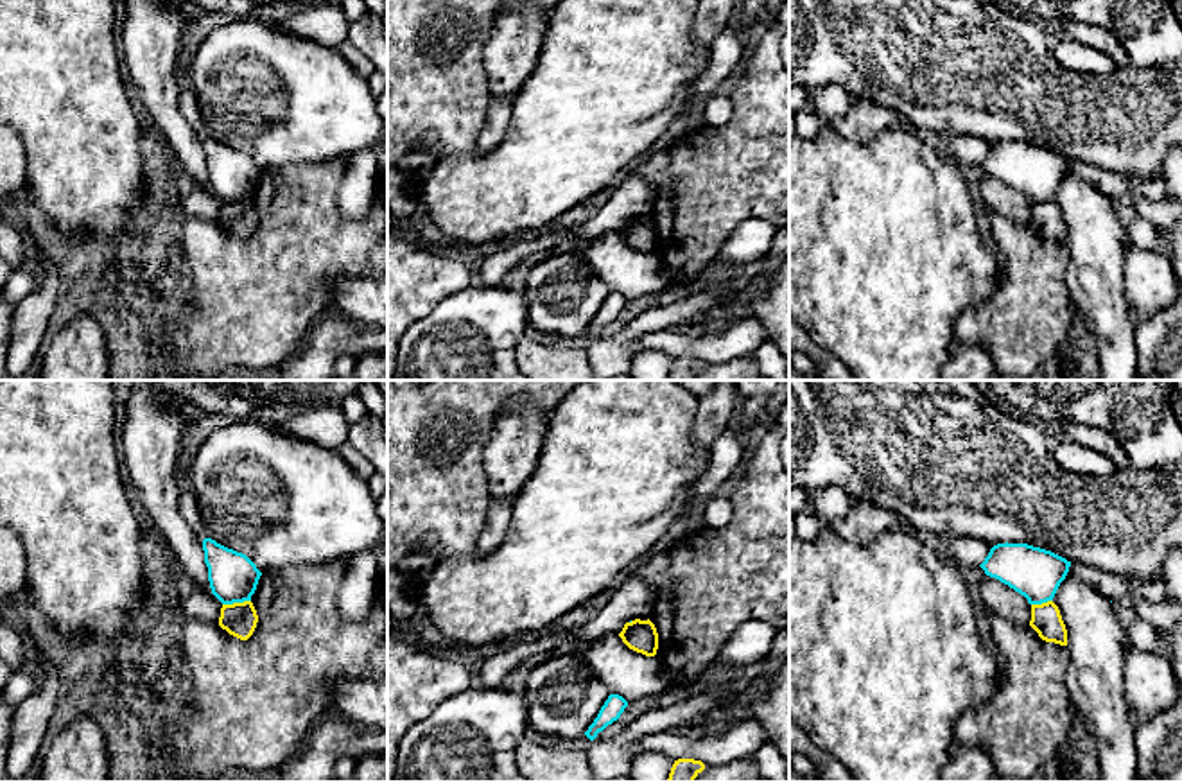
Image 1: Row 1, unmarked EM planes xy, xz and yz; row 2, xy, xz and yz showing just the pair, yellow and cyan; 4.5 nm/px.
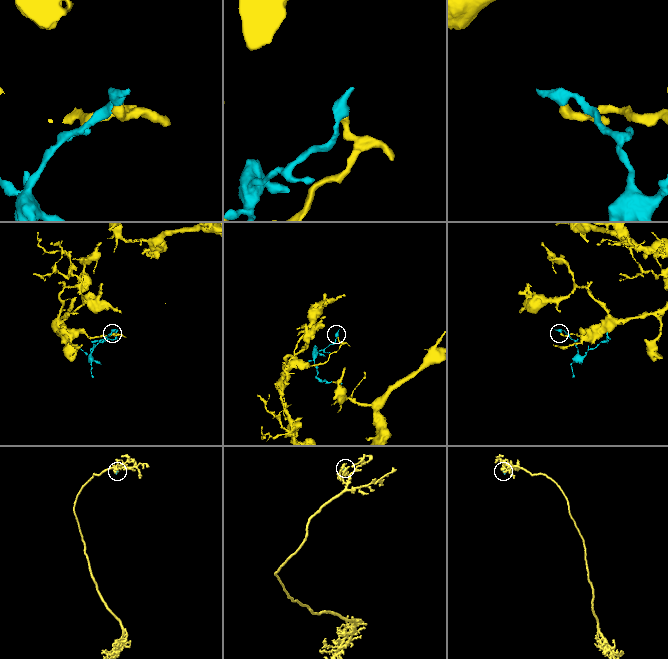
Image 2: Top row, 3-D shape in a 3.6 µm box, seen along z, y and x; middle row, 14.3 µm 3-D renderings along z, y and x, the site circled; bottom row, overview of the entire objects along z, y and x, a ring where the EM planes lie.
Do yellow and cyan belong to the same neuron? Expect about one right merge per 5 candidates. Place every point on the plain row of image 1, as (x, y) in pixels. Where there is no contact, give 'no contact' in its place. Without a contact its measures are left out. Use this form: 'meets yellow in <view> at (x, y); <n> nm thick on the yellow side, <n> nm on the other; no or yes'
meets yellow in xy at (235, 201); 160 nm thick on the yellow side, 220 nm on the other; no

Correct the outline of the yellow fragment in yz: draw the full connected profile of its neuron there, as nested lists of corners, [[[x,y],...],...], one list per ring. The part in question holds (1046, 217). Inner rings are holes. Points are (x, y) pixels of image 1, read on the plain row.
[[[1053,199],[1031,203],[1030,224],[1039,231],[1042,239],[1067,244],[1067,228],[1060,208]]]

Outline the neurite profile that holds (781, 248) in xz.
[[[789,226],[778,228],[777,231],[773,249],[768,255],[768,260],[773,265],[773,269],[757,276],[760,289],[769,289],[775,283],[773,271],[787,258],[789,258]]]

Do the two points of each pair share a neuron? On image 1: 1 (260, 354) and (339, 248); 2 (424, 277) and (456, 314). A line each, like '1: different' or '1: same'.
1: same
2: different

